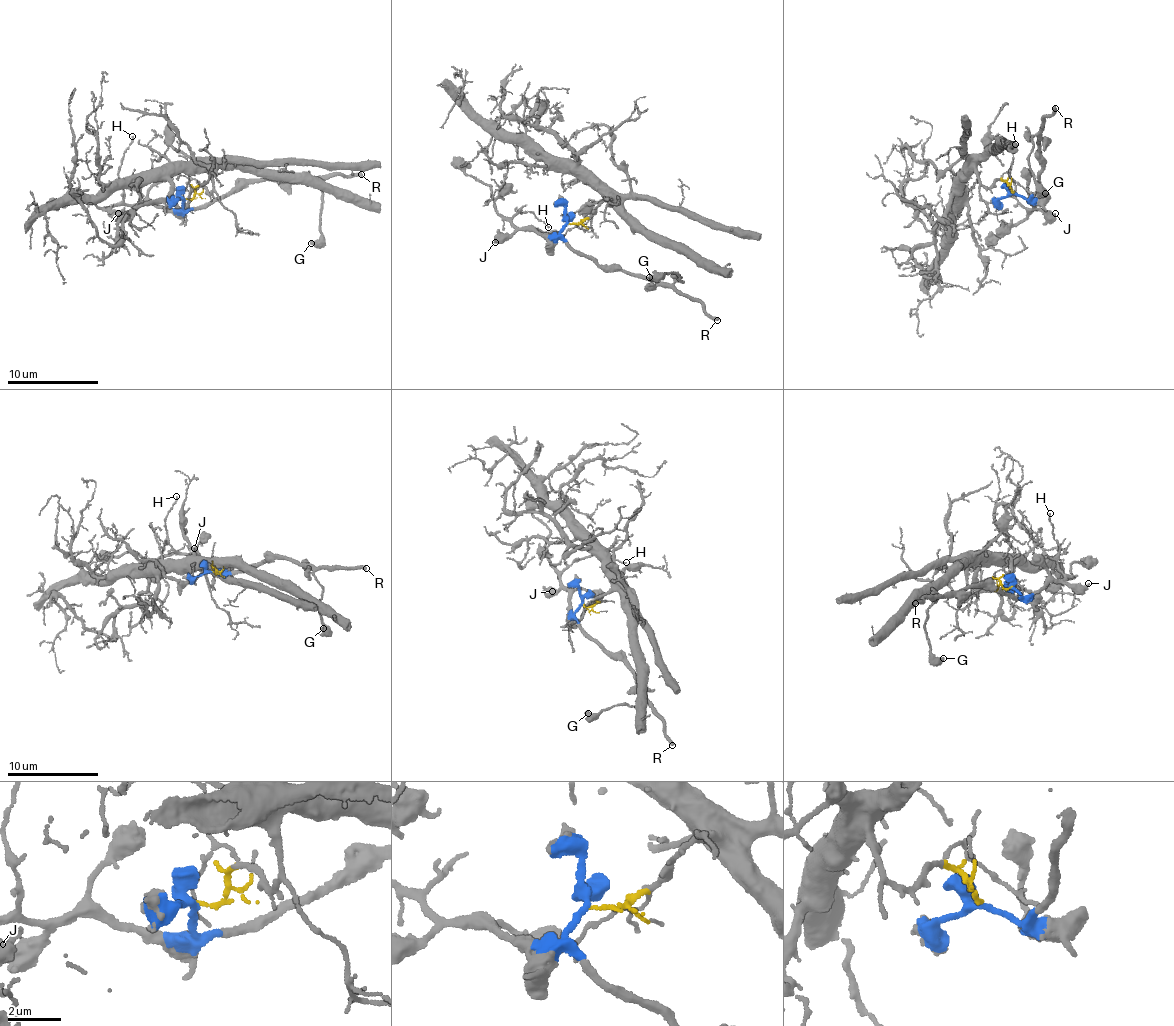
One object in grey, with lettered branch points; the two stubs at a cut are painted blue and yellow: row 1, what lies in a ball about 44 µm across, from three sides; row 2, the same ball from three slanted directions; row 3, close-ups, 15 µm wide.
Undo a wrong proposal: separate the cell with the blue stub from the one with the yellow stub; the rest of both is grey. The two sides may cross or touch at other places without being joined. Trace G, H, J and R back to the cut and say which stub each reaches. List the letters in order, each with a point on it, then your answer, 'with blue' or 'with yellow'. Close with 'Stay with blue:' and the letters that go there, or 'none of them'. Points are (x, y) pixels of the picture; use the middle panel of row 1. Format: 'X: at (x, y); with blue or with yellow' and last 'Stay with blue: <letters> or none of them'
G: at (649, 277); with blue
H: at (548, 227); with blue
J: at (495, 242); with blue
R: at (717, 320); with blue
Stay with blue: G, H, J, R

